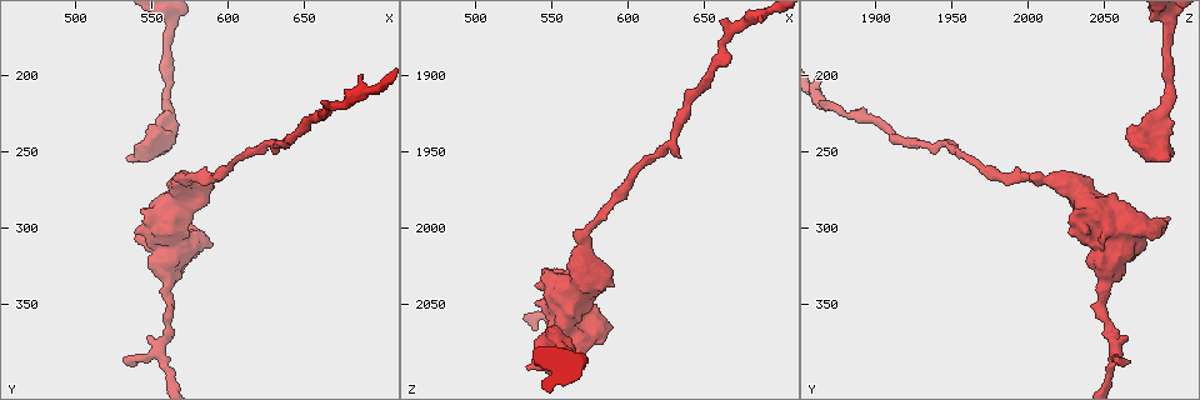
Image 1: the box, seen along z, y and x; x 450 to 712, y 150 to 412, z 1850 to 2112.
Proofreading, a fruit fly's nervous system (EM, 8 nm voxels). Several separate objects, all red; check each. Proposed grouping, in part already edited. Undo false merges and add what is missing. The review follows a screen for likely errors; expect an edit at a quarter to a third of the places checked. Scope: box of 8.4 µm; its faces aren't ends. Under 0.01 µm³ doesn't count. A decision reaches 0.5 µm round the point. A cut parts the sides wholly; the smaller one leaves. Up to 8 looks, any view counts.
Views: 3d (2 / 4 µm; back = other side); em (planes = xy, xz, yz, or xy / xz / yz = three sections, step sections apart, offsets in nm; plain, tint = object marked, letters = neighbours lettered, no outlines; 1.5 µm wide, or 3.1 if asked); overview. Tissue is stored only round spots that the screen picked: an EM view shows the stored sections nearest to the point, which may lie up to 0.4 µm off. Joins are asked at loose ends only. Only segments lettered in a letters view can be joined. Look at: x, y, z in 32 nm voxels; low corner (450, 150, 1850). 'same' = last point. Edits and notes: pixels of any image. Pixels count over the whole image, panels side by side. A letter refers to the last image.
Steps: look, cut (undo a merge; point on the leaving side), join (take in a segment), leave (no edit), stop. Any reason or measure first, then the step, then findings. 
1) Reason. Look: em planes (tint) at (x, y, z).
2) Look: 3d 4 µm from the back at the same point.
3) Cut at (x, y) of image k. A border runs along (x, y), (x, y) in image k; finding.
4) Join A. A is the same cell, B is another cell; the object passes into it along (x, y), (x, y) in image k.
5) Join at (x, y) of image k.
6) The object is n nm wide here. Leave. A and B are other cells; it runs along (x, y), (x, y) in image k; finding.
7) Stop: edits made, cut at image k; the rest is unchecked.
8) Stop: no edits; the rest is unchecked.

Branch stops here. Look: em planes (letters) at (532, 388, 2058).

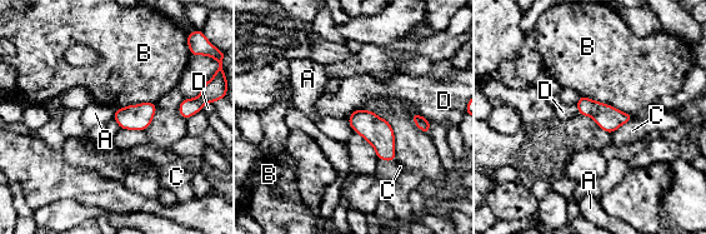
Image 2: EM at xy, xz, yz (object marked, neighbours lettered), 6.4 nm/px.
Leave. A, B, C and D are other cells; a border runs along (420, 114), (430, 120) in image 2; no lettered segment goes on from it.

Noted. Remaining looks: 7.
Thick end. Look: em xz step 8 (letters) at (534, 254, 2092).

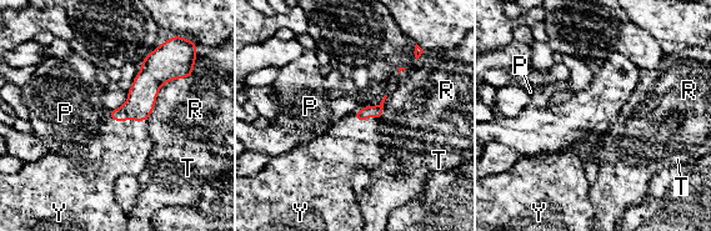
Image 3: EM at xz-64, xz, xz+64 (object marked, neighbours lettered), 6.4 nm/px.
The longest contact is with R, 400 nm. Join Y. Y is the same cell, P, R and T are other cells; the neuron continues.

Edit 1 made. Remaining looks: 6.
Sudden change in width. Look: 3d 4 µm at (568, 270, 2010).

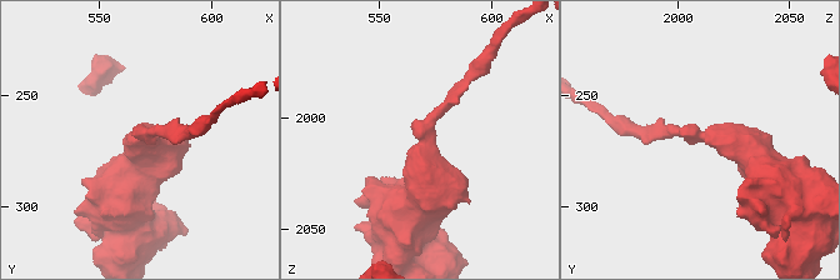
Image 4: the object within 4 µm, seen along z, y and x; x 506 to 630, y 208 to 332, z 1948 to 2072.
The arms are 160, 550 nm wide. Look: em xy step 8 (letters) at (569, 268, 2009).

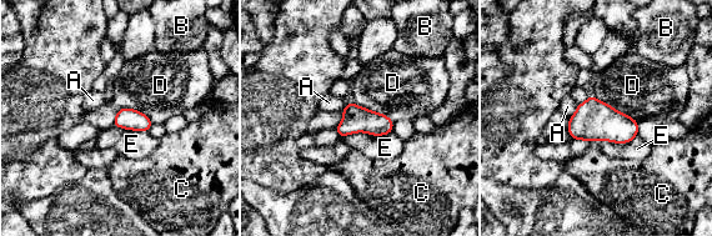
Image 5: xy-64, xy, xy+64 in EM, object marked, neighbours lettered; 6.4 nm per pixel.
Leave. A, B, C, D and E are other cells; a border runs along (391, 131), (350, 132), (341, 137) in image 5; continuous, no second neuron.

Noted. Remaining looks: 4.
Stop: edits made, join at image 3; the rest is unchecked.

